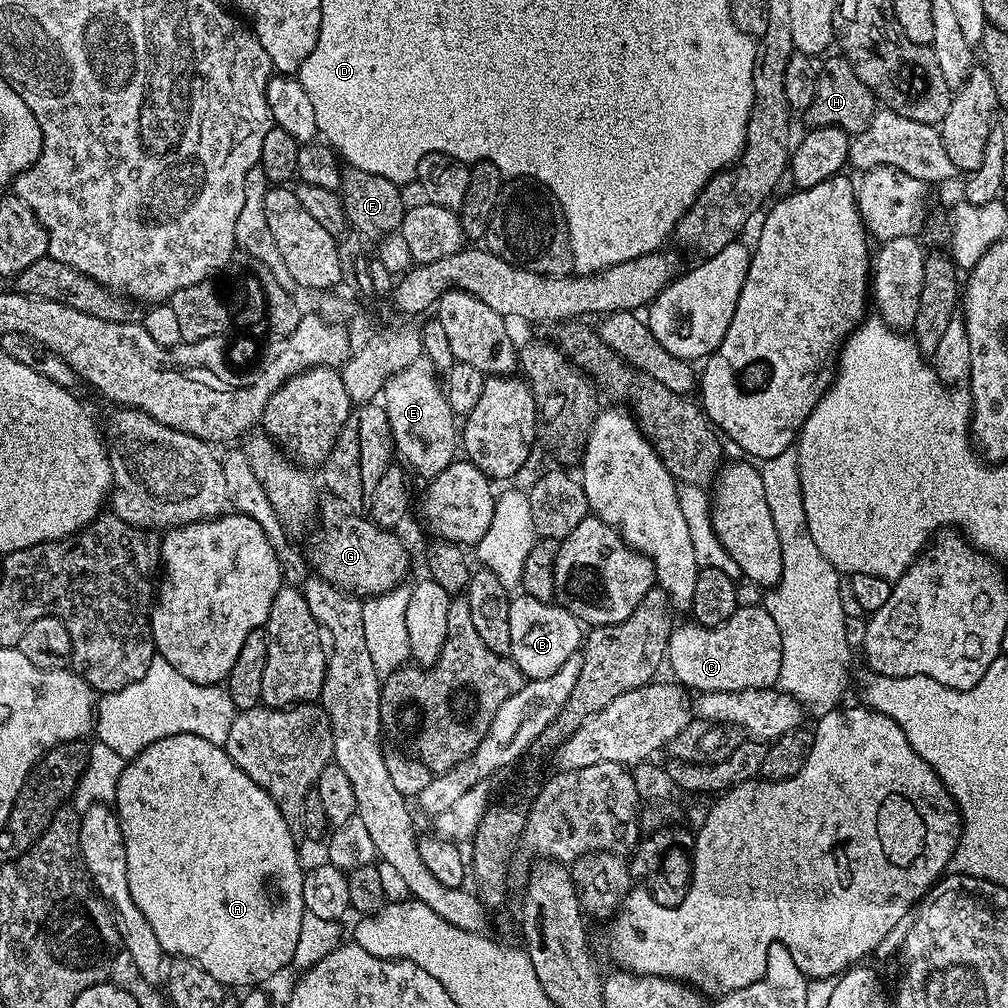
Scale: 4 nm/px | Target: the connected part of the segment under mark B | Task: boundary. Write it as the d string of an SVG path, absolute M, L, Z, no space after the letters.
M527 594L513 599L510 606L510 659L528 680L550 678L566 658L577 655L581 644L580 621L559 604Z

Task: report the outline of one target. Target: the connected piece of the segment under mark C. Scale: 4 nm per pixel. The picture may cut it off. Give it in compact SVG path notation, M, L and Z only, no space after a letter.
M762 606L756 608L737 607L735 614L717 628L704 628L698 623L688 622L684 629L674 636L674 652L680 655L680 664L672 668L677 681L696 694L706 692L741 692L771 688L779 681L782 670L782 634L774 626L774 618Z

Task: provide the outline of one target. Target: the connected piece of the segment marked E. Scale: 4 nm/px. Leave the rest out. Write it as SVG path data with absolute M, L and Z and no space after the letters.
M420 367L404 368L389 377L384 384L382 407L388 412L392 442L395 451L404 455L403 463L409 469L412 467L421 472L424 478L431 478L449 468L457 459L458 420L448 405L441 381L439 384L427 367Z

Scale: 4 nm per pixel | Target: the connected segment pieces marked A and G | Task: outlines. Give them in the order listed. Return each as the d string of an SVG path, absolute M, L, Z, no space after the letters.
M170 734L166 738L158 738L158 742L146 746L146 750L125 763L117 784L114 811L120 819L122 838L126 846L126 878L130 882L130 898L134 898L138 910L146 914L146 922L150 922L164 953L172 958L198 962L198 966L202 966L206 974L214 974L218 982L222 982L229 989L240 988L239 990L263 985L260 984L263 980L278 975L284 967L288 968L292 964L305 913L302 882L306 878L306 872L300 869L300 856L296 853L298 840L286 826L286 818L282 818L270 794L266 794L262 786L254 783L228 757L221 745L206 742L206 738L198 738L198 734Z
M328 494L321 499L322 532L315 542L315 572L321 579L353 595L367 598L380 596L399 587L410 566L410 556L403 542L391 529L379 528L369 517L349 512L335 496Z

